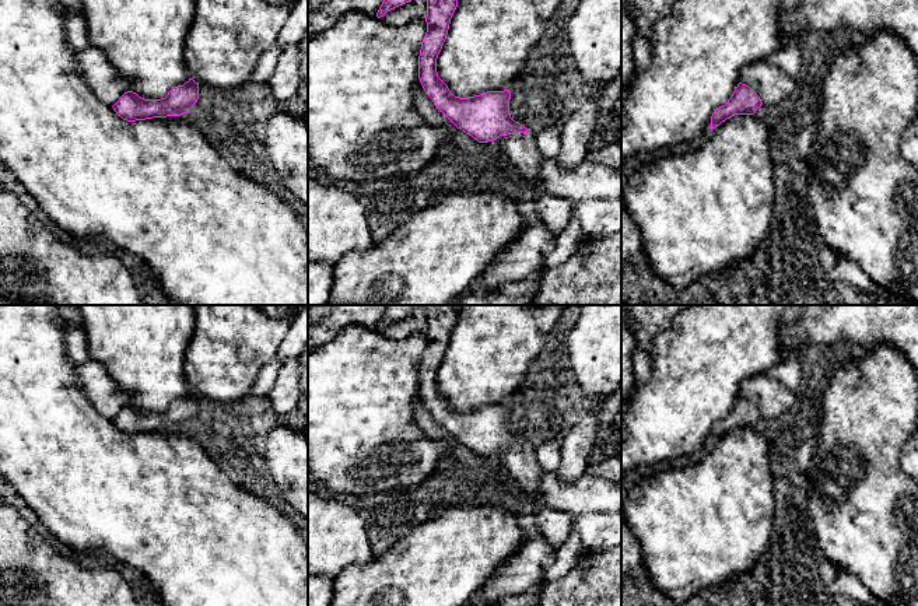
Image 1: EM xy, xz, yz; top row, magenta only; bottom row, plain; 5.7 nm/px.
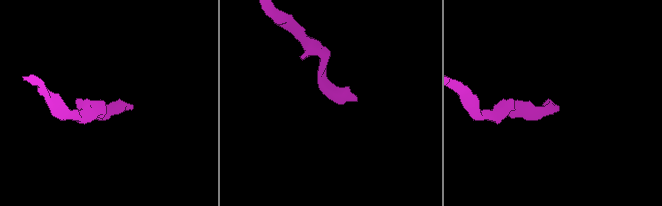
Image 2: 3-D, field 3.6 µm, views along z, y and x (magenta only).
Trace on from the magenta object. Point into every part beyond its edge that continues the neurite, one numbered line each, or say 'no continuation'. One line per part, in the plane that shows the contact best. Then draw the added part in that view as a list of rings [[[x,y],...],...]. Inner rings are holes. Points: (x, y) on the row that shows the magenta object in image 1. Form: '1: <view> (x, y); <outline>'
1: xz (521, 150); [[[535,133],[500,136],[497,144],[505,153],[511,165],[518,168],[526,178],[535,179],[544,162],[544,157],[536,146]]]

